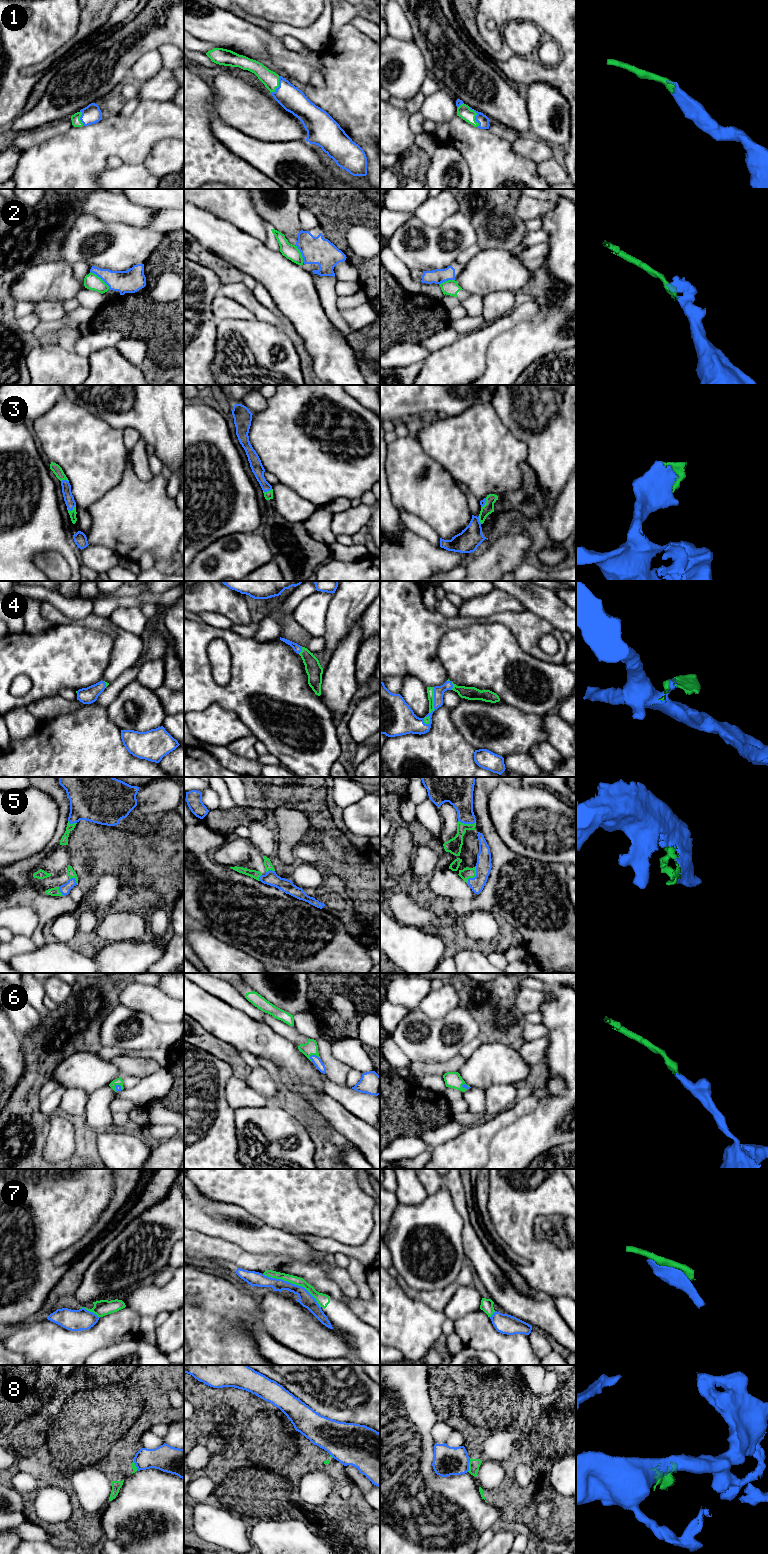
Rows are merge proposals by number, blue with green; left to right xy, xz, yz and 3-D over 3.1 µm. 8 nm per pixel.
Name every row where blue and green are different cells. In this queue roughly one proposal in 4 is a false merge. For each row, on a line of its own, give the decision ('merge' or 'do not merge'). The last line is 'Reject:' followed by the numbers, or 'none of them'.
1: merge
2: do not merge
3: merge
4: merge
5: merge
6: merge
7: do not merge
8: do not merge
Reject: 2, 7, 8

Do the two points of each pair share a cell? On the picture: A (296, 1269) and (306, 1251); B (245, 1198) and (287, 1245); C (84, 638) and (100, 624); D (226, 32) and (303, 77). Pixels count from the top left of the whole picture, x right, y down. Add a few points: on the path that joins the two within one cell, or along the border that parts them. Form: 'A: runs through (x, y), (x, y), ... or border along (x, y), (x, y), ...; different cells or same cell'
A: border along (316, 1250), (308, 1261), (293, 1260), (278, 1254); different cells
B: border along (250, 1213), (268, 1225), (283, 1229), (292, 1234); different cells
C: border along (71, 623), (103, 631), (112, 638), (113, 643); different cells
D: runs through (245, 37), (268, 42), (284, 58); same cell

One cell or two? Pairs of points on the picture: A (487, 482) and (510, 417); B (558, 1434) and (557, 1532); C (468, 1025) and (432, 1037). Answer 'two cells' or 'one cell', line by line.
A: two cells
B: one cell
C: one cell

